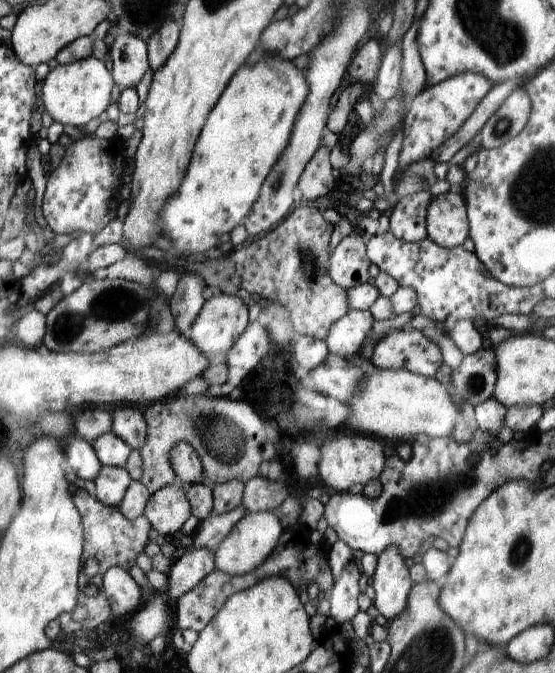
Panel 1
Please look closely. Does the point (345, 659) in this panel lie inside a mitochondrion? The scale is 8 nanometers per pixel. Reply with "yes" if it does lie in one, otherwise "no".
no

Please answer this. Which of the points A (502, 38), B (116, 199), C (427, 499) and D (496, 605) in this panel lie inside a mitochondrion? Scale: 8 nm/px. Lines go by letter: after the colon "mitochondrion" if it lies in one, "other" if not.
A: mitochondrion
B: other
C: mitochondrion
D: other

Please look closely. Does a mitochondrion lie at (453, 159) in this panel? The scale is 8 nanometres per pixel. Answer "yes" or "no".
no

